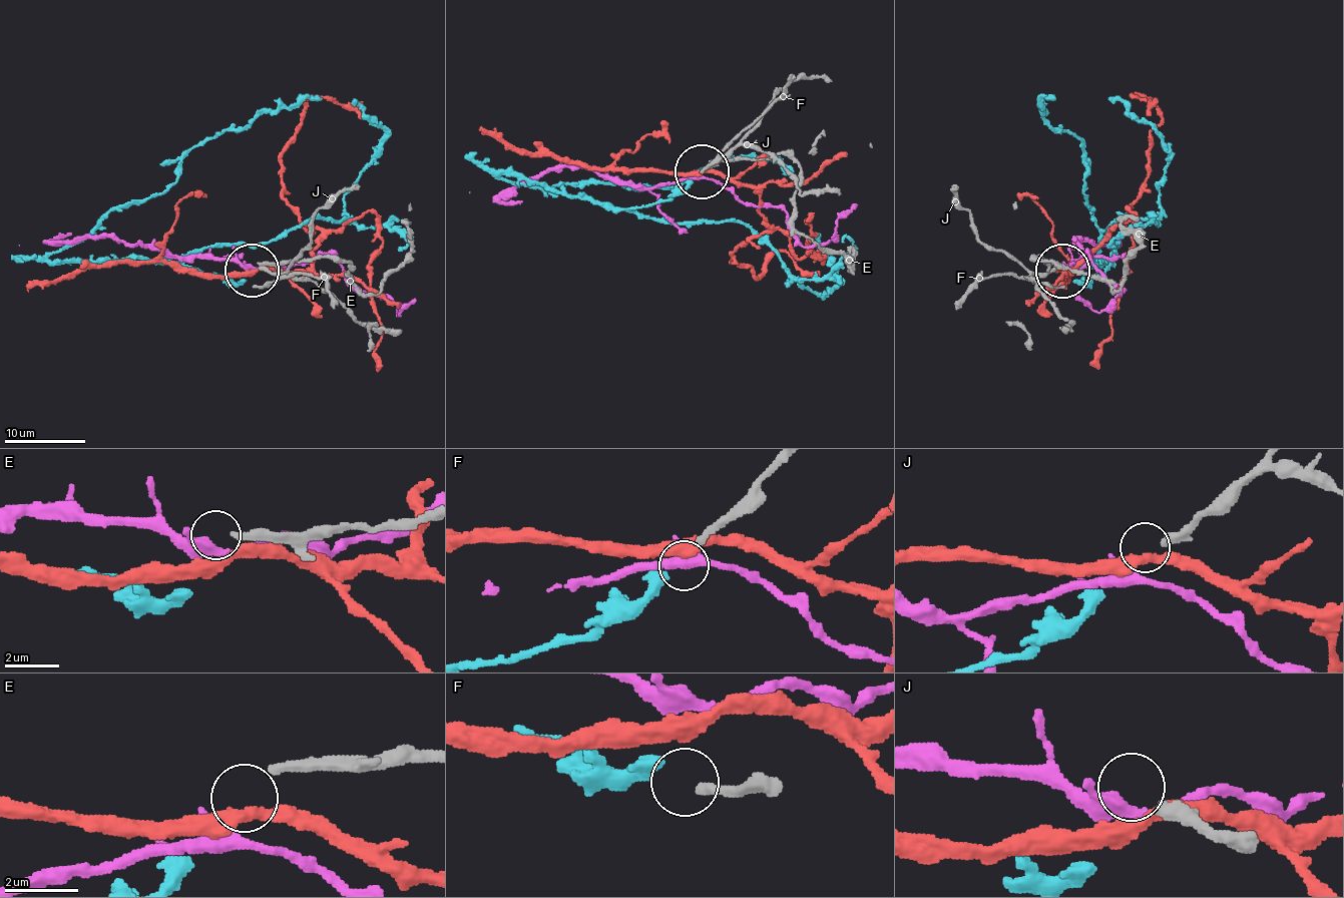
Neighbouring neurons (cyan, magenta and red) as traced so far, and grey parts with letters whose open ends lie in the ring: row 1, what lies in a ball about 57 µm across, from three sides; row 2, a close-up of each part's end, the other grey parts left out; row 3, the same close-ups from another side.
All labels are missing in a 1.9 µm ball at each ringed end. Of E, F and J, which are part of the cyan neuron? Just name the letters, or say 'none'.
F

